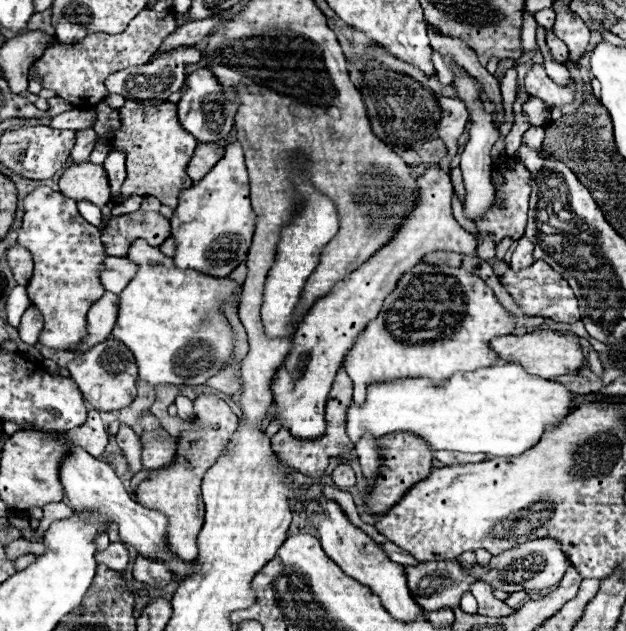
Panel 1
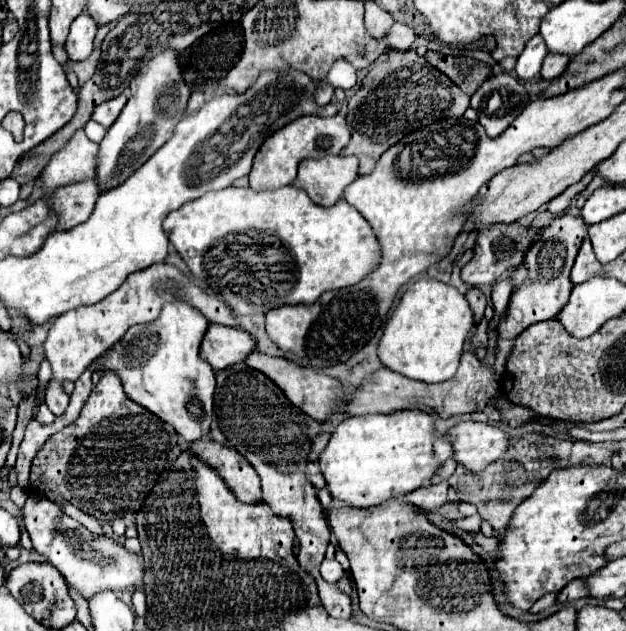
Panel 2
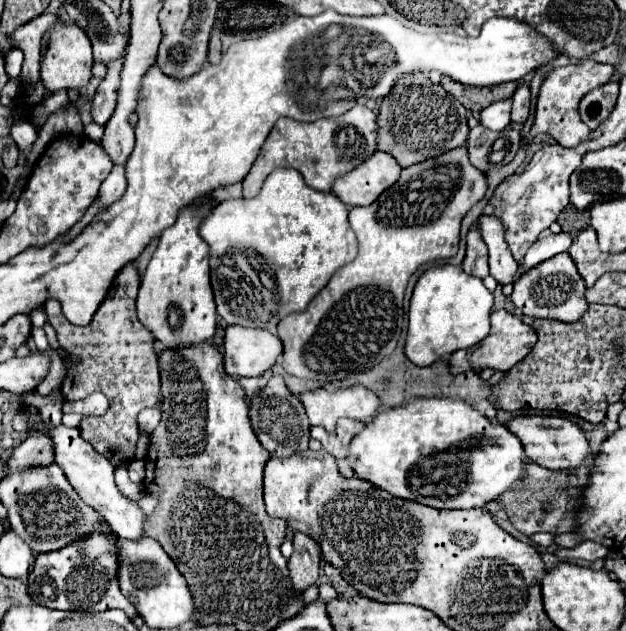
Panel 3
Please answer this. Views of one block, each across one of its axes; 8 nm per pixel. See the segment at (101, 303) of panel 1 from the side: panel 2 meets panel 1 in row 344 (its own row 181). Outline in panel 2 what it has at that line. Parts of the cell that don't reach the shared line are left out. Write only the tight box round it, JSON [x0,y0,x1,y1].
[48,180,100,232]

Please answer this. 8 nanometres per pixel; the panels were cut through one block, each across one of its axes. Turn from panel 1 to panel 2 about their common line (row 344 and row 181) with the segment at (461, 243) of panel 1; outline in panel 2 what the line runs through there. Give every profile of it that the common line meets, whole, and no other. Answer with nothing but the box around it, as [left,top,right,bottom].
[292,156,358,206]

